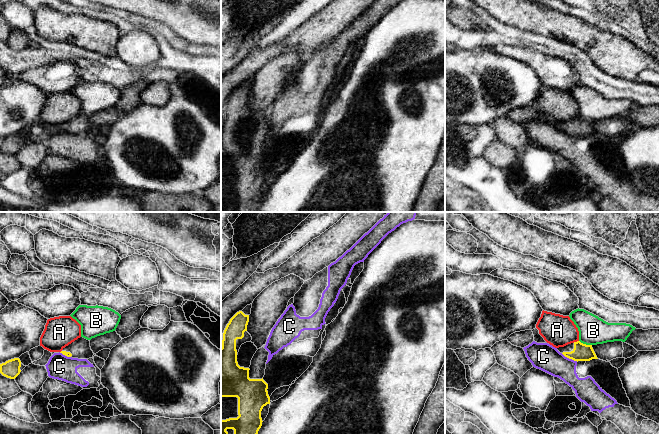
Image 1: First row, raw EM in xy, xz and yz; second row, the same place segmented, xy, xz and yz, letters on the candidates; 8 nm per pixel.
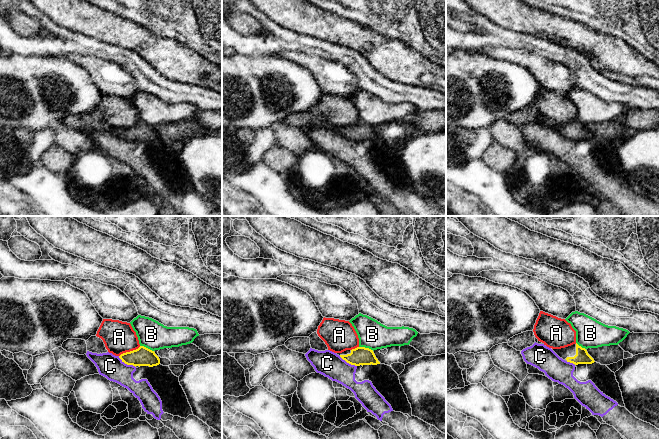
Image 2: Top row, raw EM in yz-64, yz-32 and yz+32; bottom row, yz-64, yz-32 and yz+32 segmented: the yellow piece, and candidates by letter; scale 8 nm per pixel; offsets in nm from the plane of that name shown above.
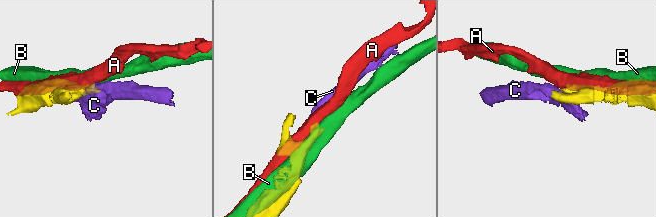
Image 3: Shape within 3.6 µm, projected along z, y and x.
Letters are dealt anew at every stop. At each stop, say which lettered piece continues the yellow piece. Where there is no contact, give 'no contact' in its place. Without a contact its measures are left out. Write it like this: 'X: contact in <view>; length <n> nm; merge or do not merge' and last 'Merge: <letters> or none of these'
A: contact in yz; length 50 nm; do not merge
B: contact in yz; length 110 nm; do not merge
C: contact in yz; length 150 nm; do not merge
Merge: none of these

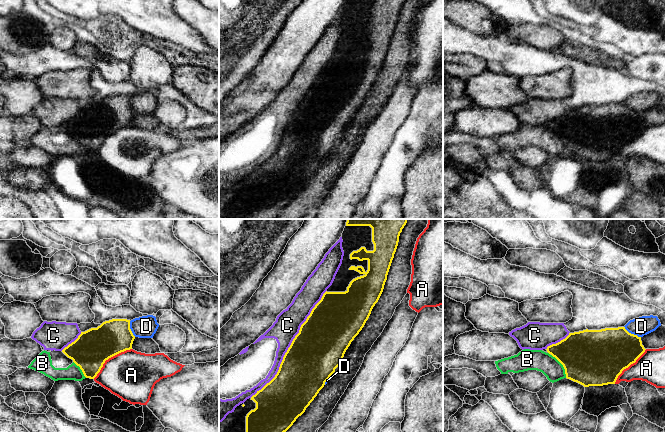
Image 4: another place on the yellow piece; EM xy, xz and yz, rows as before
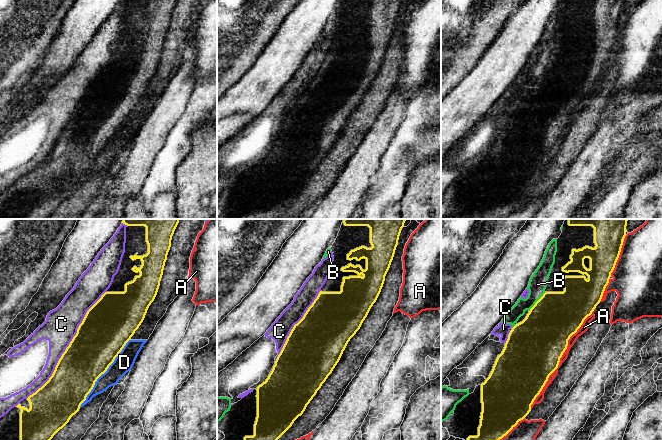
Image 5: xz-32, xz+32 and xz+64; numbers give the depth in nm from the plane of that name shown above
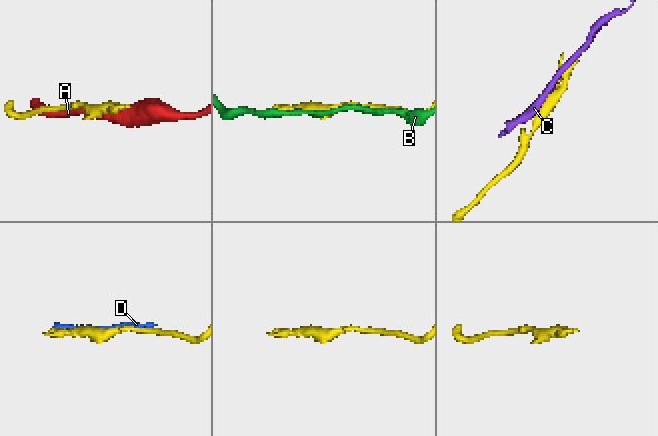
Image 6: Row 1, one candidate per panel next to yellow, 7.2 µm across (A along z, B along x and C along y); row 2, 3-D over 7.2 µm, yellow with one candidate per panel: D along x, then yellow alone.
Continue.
A: contact in xy; length 400 nm; do not merge
B: contact in yz; length 220 nm; do not merge
C: contact in xz; length 1050 nm; do not merge
D: contact in yz; length 160 nm; do not merge
Merge: none of these

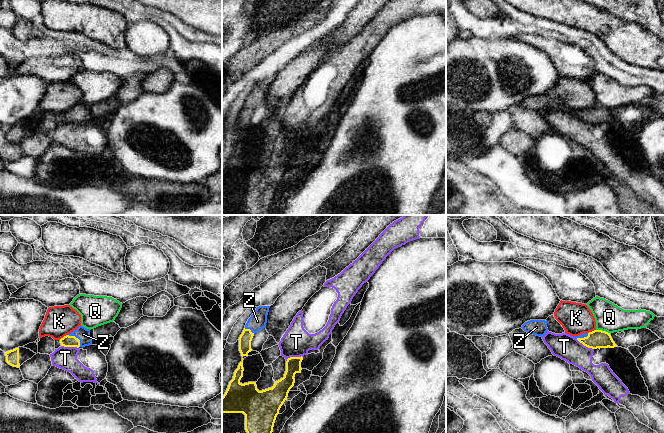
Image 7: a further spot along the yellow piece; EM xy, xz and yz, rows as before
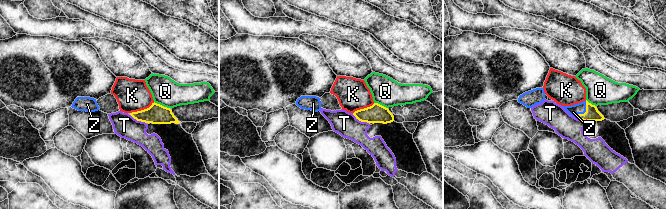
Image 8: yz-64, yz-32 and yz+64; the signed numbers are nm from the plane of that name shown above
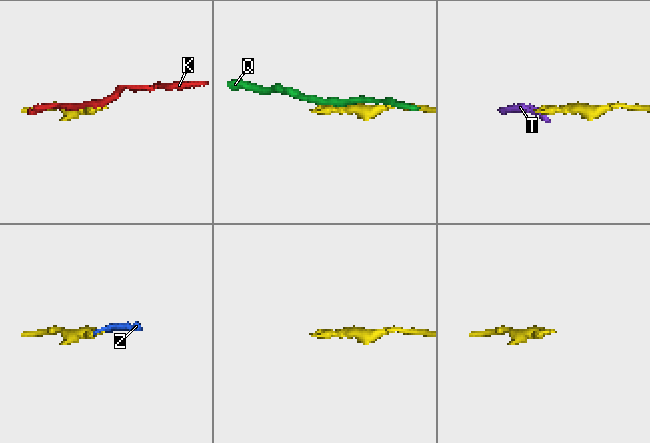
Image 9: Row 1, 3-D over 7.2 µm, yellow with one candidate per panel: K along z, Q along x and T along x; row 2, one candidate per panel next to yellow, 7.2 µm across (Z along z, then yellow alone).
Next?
K: contact in xy; length 80 nm; do not merge
Q: contact in yz; length 120 nm; do not merge
T: contact in yz; length 170 nm; do not merge
Z: contact in xy; length 140 nm; merge
Merge: Z

